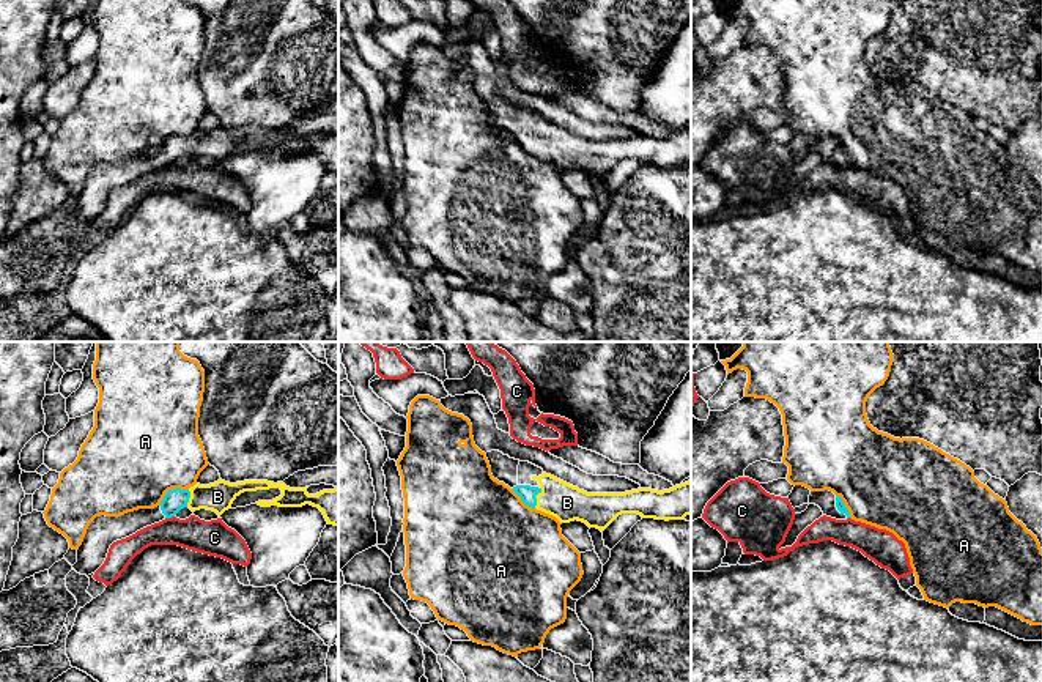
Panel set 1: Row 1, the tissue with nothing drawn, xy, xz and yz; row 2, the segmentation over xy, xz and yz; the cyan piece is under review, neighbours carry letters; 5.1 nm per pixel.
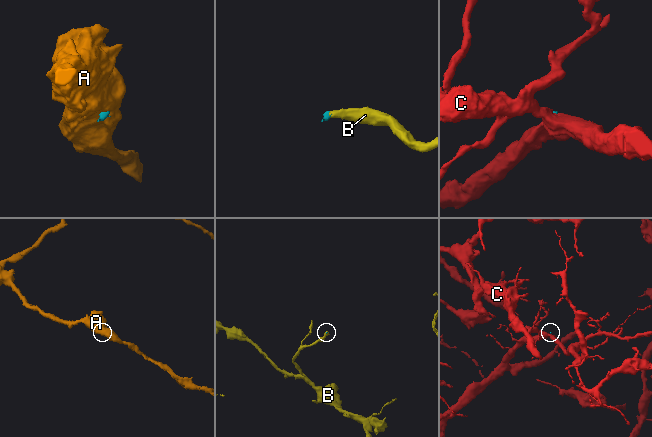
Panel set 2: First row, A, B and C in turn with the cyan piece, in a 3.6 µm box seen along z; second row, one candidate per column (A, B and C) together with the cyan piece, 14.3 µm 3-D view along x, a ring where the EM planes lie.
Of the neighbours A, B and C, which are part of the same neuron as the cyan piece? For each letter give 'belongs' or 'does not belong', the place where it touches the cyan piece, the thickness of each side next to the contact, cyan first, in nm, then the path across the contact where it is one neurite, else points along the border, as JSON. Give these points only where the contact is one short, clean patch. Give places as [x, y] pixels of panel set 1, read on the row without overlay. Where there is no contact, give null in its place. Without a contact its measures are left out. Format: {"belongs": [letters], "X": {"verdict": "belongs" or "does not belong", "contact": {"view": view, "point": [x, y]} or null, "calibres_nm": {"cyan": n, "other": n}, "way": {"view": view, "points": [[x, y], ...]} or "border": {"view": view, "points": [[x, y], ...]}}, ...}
{"belongs": ["B"], "A": {"verdict": "does not belong", "contact": {"view": "xy", "point": [172, 136]}, "calibres_nm": {"cyan": 120, "other": 500}, "border": {"view": "xy", "points": [[188, 136], [170, 136], [159, 151]]}}, "B": {"verdict": "belongs", "contact": {"view": "xz", "point": [535, 145]}, "calibres_nm": {"cyan": 90, "other": 190}, "way": {"view": "xz", "points": [[528, 140], [535, 145], [559, 145], [567, 150]]}}, "C": {"verdict": "does not belong", "contact": {"view": "xy", "point": [169, 164]}, "calibres_nm": {"cyan": 120, "other": 180}, "border": {"view": "xy", "points": [[173, 163], [166, 166]]}}}

